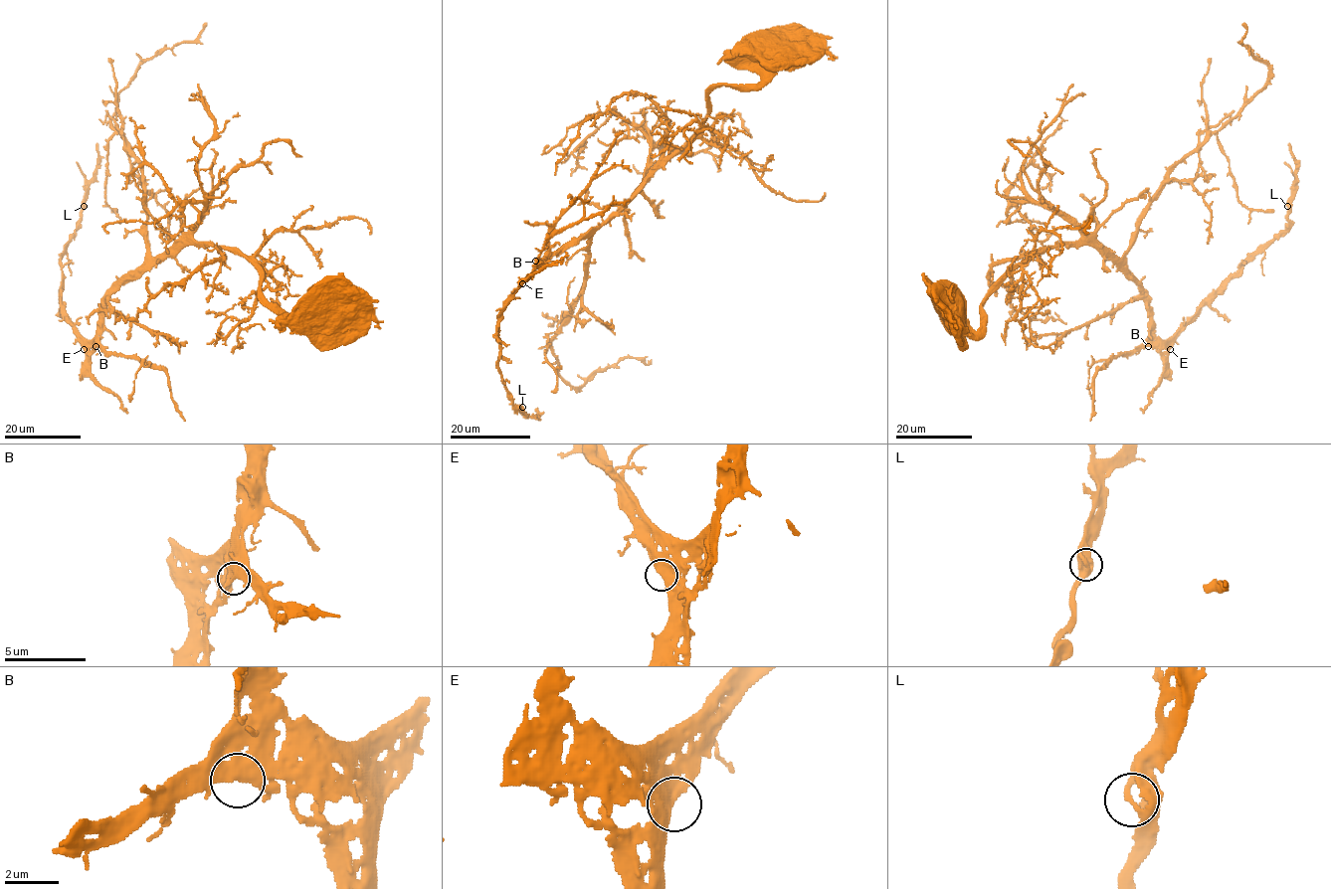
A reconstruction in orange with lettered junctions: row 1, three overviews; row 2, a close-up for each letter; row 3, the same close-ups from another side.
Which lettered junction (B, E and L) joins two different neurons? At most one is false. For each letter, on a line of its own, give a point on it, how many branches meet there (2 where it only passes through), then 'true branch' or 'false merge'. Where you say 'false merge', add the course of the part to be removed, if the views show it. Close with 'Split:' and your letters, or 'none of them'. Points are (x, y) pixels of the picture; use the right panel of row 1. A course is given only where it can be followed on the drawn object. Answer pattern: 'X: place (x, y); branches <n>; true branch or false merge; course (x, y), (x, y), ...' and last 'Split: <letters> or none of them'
B: place (1148, 346); branches 1; true branch
E: place (1170, 349); branches 1; true branch
L: place (1287, 206); branches 1; true branch
Split: none of them

